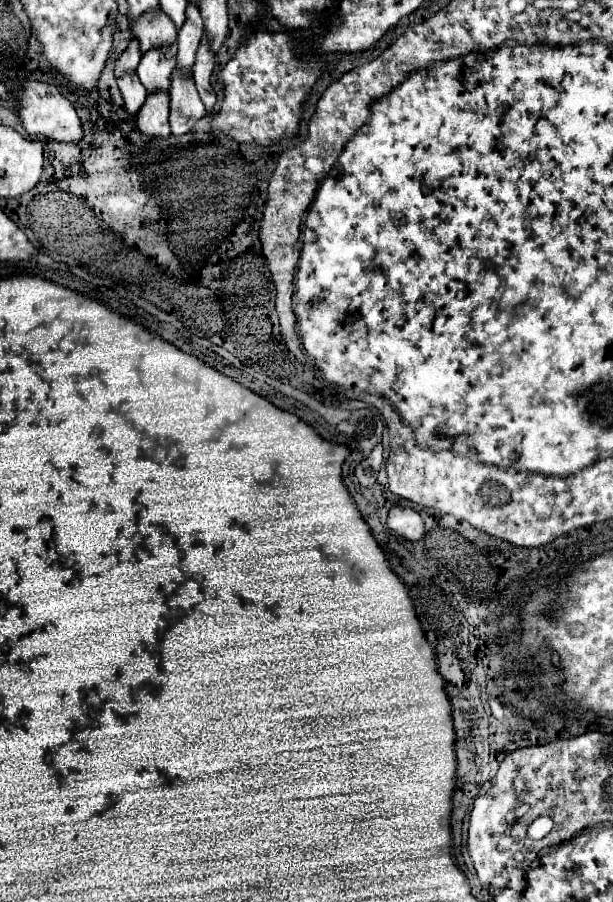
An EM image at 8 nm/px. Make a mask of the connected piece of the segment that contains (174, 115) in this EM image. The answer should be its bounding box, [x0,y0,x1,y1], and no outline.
[170,74,206,136]

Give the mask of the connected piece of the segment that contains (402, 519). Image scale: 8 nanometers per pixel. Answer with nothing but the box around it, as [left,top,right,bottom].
[388,506,424,540]

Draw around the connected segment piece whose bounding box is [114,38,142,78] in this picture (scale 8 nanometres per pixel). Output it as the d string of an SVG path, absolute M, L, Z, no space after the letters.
M132 38L128 48L120 54L120 58L116 62L116 70L114 70L116 78L120 78L122 74L128 74L128 72L134 72L138 62L140 62L140 56L142 56L140 54L140 42L136 38Z

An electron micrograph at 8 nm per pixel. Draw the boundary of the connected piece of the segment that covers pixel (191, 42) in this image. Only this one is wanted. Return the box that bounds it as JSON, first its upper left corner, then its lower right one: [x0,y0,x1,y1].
[176,2,204,70]

